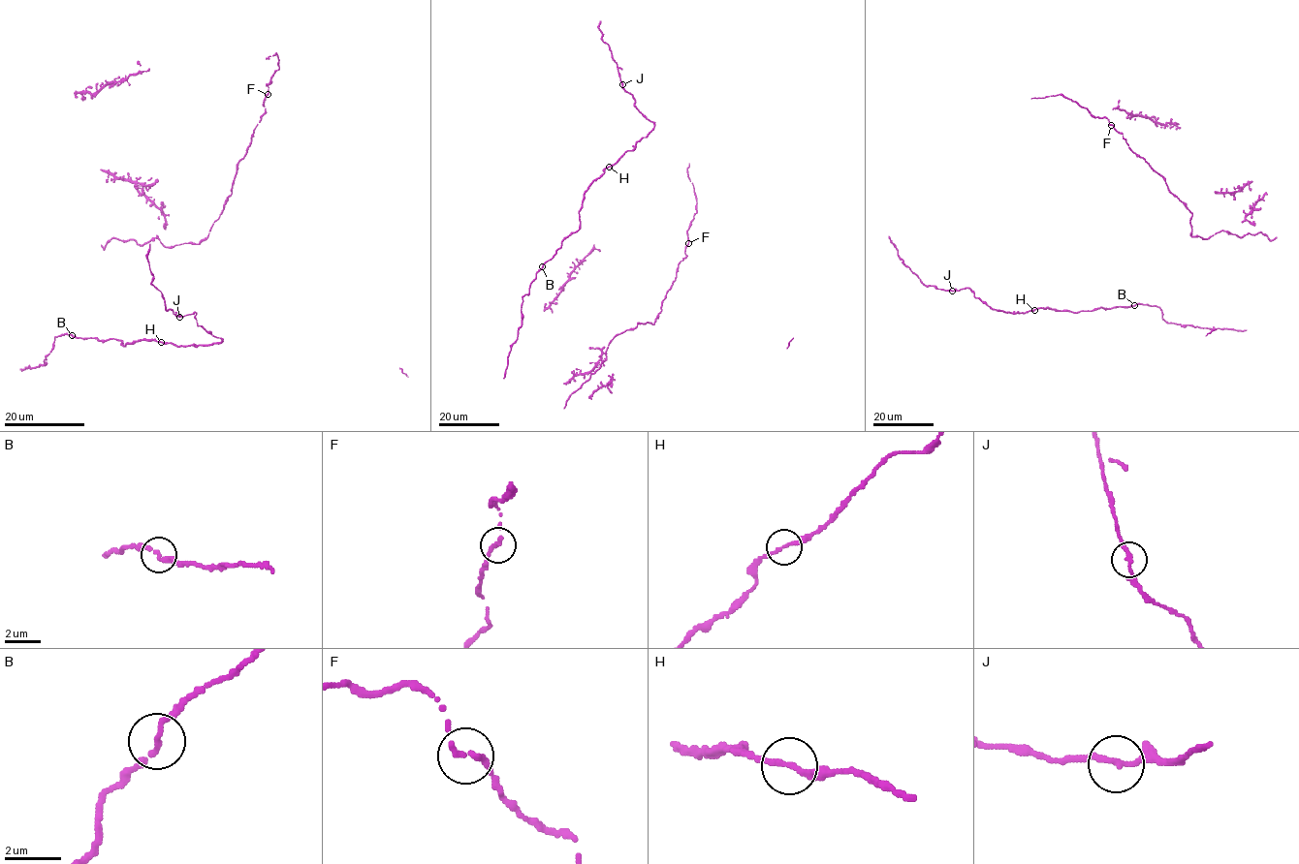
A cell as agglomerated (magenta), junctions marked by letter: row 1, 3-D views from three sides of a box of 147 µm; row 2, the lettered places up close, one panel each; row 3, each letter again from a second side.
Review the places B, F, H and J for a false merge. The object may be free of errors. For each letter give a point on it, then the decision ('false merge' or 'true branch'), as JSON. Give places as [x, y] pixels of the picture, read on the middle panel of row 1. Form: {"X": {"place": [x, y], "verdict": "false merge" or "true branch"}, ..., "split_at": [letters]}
{"B": {"place": [542, 266], "verdict": "true branch"}, "F": {"place": [688, 243], "verdict": "true branch"}, "H": {"place": [609, 167], "verdict": "true branch"}, "J": {"place": [622, 84], "verdict": "true branch"}, "split_at": []}

